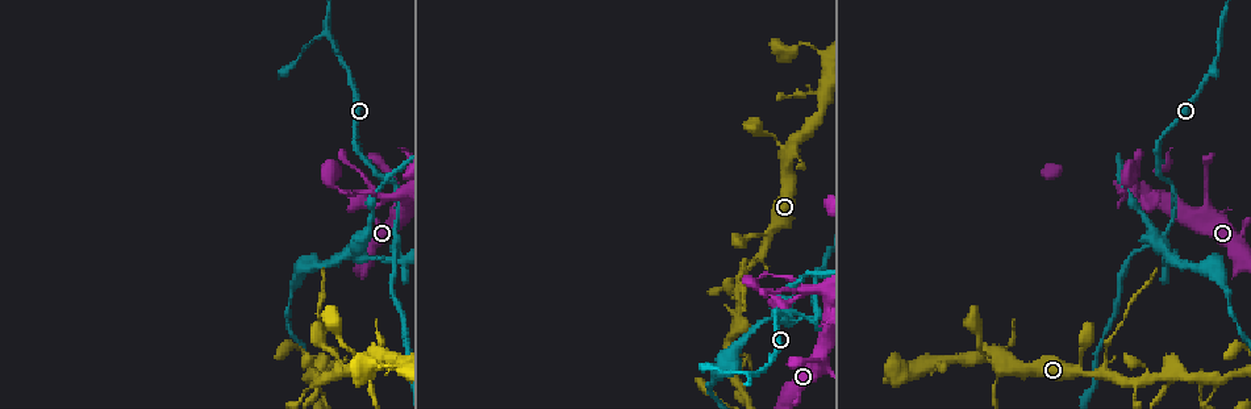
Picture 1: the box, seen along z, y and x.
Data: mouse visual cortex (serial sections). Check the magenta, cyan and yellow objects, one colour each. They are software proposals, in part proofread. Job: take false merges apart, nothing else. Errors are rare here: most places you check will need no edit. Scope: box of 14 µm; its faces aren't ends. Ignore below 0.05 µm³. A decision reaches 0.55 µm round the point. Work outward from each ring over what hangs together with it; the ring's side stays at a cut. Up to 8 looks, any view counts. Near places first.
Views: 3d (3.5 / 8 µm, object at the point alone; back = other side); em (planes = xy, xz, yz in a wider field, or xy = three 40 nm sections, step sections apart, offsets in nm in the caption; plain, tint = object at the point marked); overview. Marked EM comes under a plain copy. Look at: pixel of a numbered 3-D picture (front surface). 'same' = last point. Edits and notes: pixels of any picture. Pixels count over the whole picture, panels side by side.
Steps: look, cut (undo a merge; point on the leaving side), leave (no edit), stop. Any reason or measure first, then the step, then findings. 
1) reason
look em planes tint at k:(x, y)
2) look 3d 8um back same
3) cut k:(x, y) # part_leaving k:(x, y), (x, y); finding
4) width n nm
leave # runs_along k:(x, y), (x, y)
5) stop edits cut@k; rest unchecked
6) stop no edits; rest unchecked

a fork
look 3d 8um at 1:(751, 372)

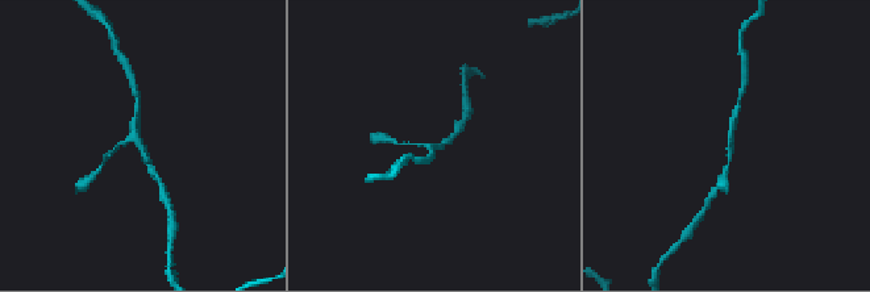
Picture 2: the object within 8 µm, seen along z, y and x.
zoom in
look 3d 3.5um at 2:(731, 141)

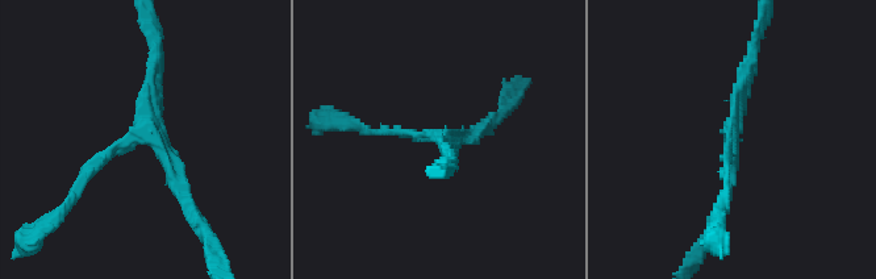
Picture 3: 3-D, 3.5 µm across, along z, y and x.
arms 3; arm_widths 100, 150, 150 nm; shape alone is not enough
look em xy step 5 tint at 3:(149, 137)

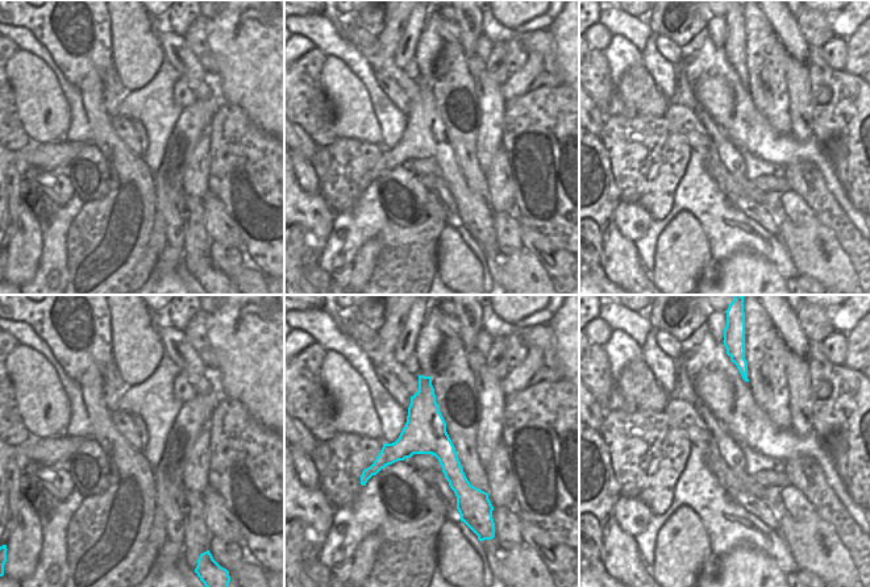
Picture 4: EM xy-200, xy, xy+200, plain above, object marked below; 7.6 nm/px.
leave # runs_along 4:(421, 379), (425, 431), (473, 498); continuous, no second cell

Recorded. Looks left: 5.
small branch off a trunk
look 3d 8um at 1:(338, 372)

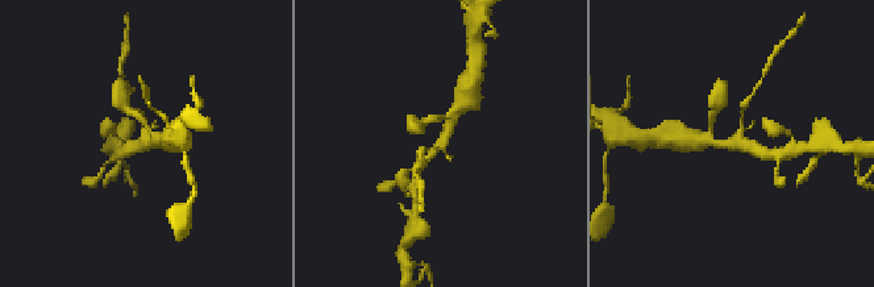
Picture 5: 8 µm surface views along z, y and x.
look 3d 3.5um at 5:(440, 141)

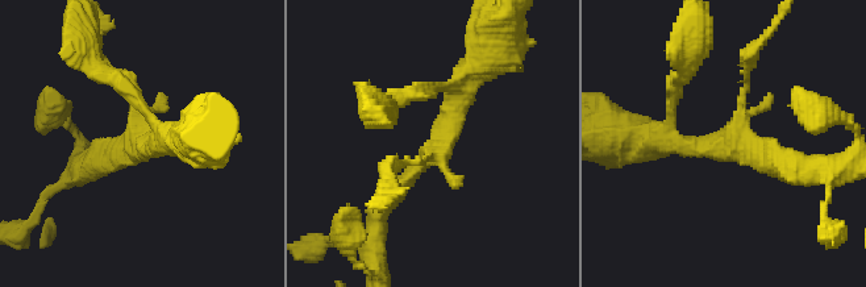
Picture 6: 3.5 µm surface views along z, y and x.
now the EM
look em xy step 5 tint at 6:(726, 145)

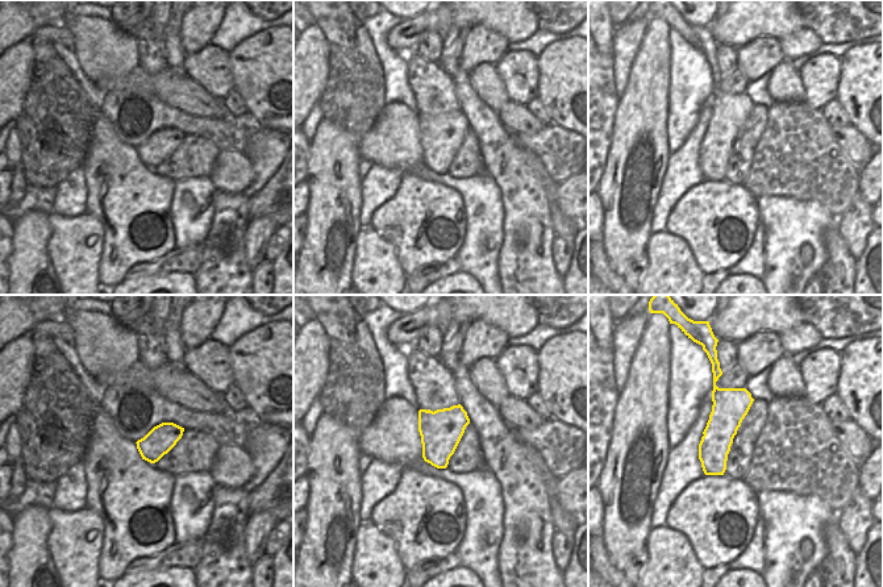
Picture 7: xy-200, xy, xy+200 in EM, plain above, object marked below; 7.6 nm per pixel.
cut 6:(748, 66) # a second cell is stuck on

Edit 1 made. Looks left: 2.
four-way junction
look 3d 8um at 1:(789, 153)

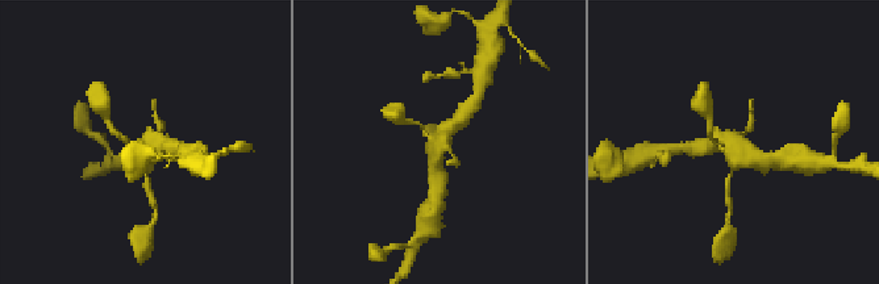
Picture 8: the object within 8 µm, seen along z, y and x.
now the EM
look em xy step 3 tint at 8:(437, 146)

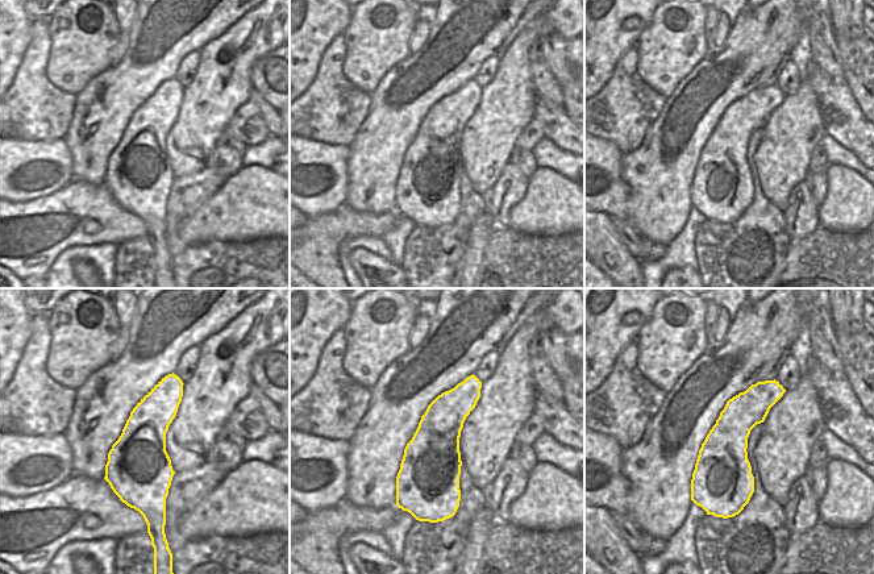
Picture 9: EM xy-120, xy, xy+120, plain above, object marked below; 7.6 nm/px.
leave # runs_along 8:(437, 182), (437, 142), (459, 121); continuous, no second cell

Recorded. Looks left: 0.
stop edits cut@6; rest unchecked

